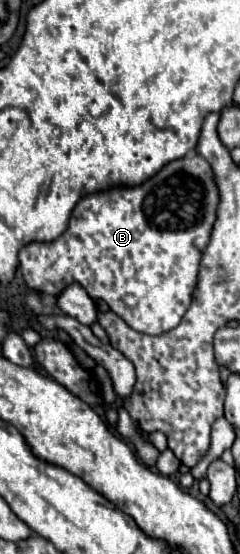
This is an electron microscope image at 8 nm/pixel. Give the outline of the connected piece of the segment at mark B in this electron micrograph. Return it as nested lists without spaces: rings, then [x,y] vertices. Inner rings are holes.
[[[188,153],[186,157],[164,165],[154,177],[140,185],[120,185],[84,195],[76,205],[76,211],[72,211],[68,229],[56,241],[34,241],[20,249],[18,259],[22,277],[30,289],[54,297],[68,285],[80,283],[92,299],[106,301],[132,329],[148,335],[166,333],[180,323],[192,303],[200,259],[210,241],[218,203],[220,193],[210,163],[198,153]]]

